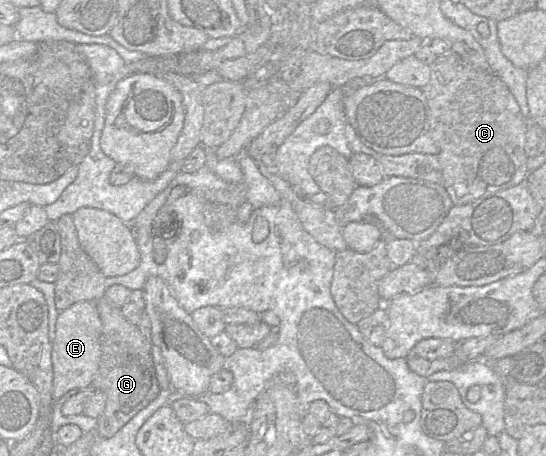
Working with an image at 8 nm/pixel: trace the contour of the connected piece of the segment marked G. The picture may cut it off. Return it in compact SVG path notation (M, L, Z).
M104 296L95 304L102 322L102 356L92 385L106 395L106 406L98 417L97 432L100 437L110 438L149 405L162 389L155 372L151 342L123 315L121 308L111 305Z

